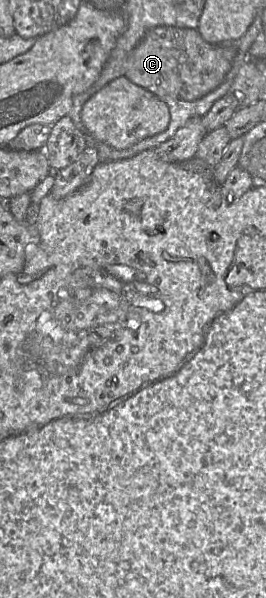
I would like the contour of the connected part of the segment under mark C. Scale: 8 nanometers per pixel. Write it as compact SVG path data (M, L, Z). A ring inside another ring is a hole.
M157 26L145 34L128 57L124 76L156 96L194 101L222 83L235 55L233 47L208 43L196 29Z

